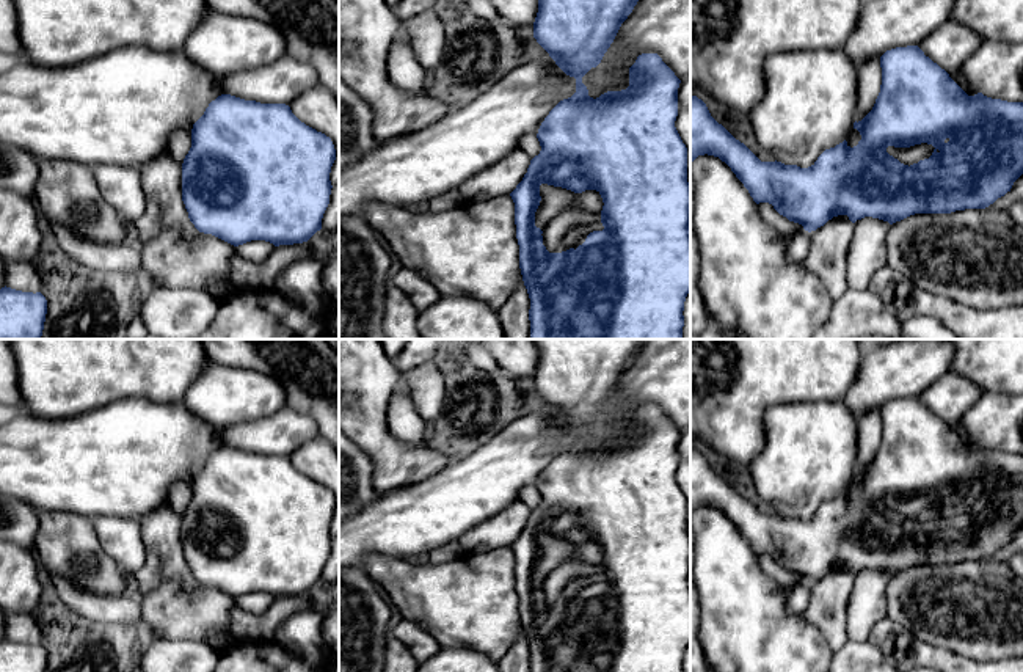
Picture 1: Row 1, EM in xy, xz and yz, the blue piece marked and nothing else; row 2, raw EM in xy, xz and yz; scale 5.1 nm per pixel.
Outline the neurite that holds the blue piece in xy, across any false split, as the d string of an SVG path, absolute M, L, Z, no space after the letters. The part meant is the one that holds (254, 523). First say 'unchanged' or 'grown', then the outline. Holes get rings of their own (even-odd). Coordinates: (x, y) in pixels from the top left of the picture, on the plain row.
unchanged | M221 446L193 476L191 499L182 515L182 553L199 584L212 586L234 598L251 592L279 597L308 593L322 581L329 556L329 524L336 501L329 488L301 474L286 455L260 455Z

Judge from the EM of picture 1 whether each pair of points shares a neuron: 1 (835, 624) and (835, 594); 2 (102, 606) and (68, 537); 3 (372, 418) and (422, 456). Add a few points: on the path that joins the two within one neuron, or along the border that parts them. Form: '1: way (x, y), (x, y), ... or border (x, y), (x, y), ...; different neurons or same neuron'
1: way (835, 616), (835, 602); same neuron
2: border (63, 577), (102, 595), (132, 594); different neurons
3: way (377, 432), (400, 456), (408, 456); same neuron

